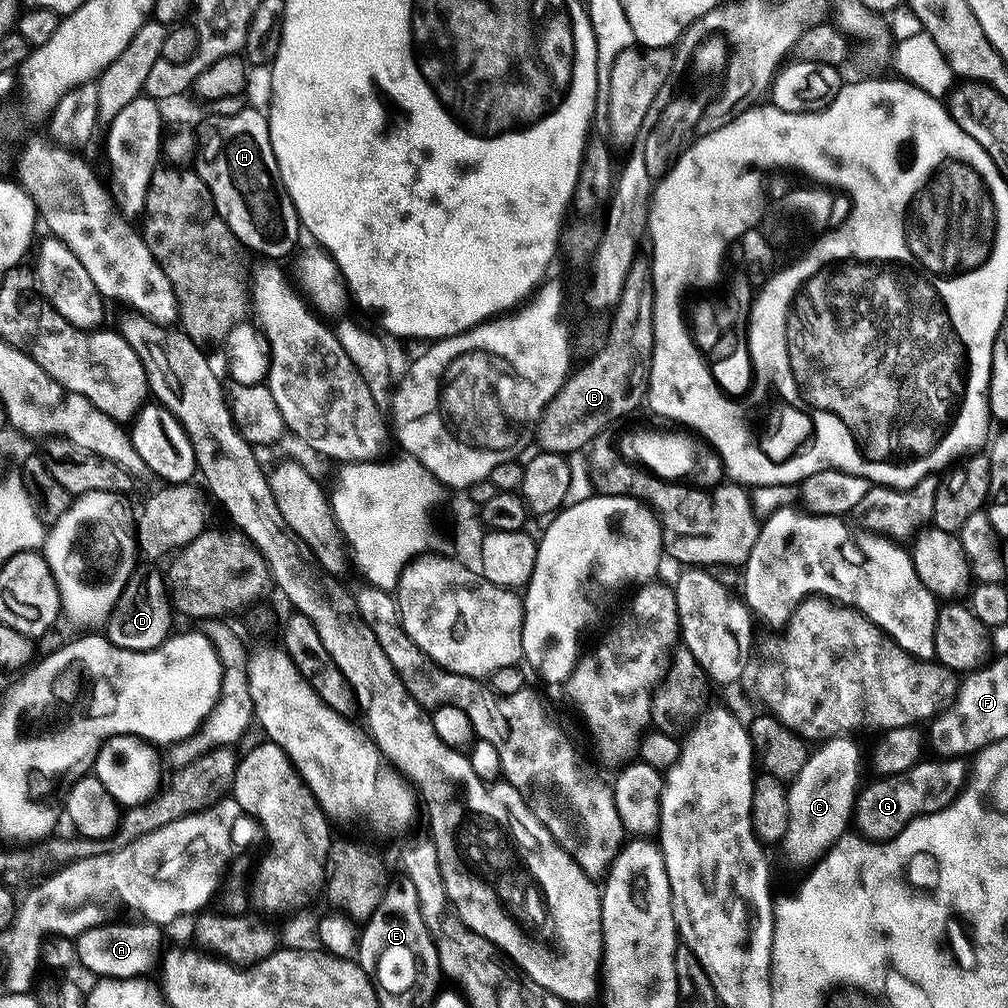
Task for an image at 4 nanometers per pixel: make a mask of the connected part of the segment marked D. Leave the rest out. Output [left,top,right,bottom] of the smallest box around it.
[106,571,174,652]

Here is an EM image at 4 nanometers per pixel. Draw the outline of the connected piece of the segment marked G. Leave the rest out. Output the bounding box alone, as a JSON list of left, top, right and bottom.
[854,758,970,842]

